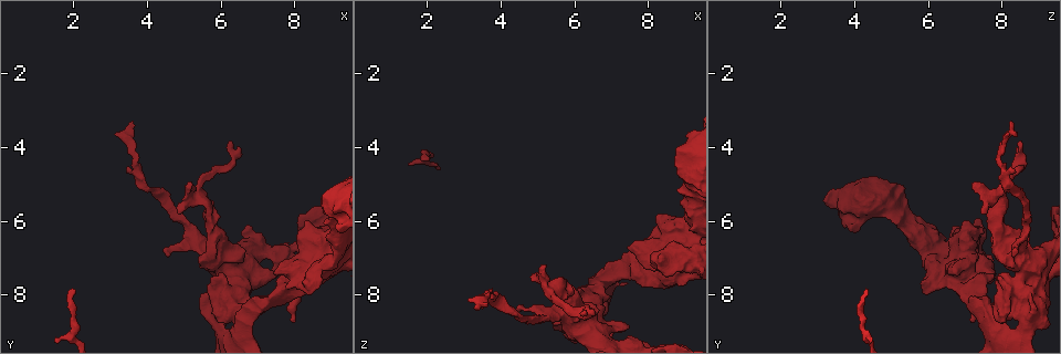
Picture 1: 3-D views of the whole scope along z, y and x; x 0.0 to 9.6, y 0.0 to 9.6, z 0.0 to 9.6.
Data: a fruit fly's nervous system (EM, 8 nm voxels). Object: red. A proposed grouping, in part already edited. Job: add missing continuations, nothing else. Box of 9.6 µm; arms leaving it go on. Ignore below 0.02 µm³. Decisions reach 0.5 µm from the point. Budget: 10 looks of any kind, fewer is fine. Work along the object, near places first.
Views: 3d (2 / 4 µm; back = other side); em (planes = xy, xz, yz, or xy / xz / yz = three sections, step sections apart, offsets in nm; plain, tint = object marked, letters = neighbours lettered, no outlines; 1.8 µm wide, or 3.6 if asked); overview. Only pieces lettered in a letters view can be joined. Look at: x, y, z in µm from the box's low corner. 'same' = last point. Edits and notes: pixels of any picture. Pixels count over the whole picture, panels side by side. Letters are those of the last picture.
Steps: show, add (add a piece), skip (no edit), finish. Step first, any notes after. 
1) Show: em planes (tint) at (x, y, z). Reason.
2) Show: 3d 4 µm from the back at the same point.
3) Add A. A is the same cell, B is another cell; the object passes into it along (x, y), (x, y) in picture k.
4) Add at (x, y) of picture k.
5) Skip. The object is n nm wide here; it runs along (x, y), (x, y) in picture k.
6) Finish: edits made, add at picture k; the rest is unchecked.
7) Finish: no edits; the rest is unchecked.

Show: em xz step 16 (letters) at (6.70, 8.45, 7.70). Three arms meet.

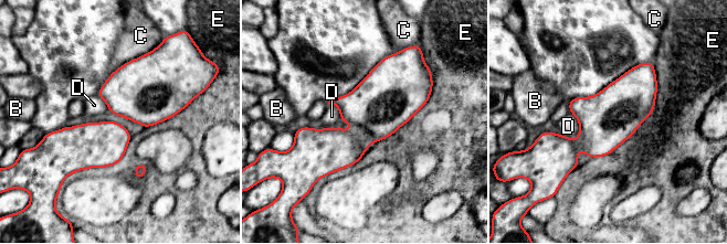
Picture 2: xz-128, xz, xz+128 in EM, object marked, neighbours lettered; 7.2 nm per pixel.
Skip. B, C, D and E are other cells; a border runs along (569, 113), (578, 122), (576, 139) in picture 2; none of them fits.

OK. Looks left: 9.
Show: 3d 4 µm at (5.50, 6.50, 8.55). Calibre changes.

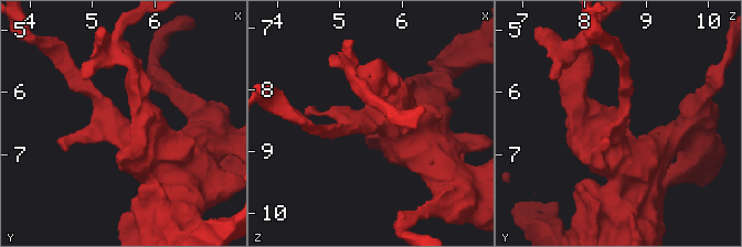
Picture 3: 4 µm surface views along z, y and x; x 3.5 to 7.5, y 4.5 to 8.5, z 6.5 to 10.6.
Show: em xy step 4 (letters) at (5.50, 6.55, 8.60).

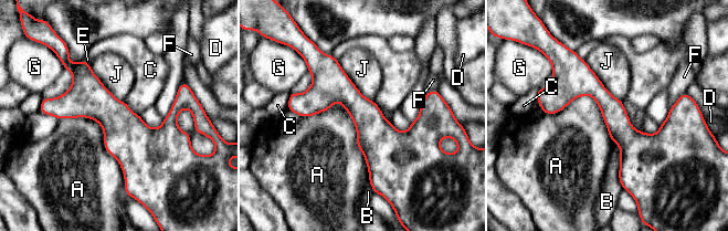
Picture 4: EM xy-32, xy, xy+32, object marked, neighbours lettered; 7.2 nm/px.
Skip. The object is 180 nm wide here; A, B, C, D, E, F, G and J are other cells; it runs along (49, 111), (179, 133) in picture 4; none of them fits.

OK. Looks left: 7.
Show: em yz step 4 (letters) at (6.20, 3.80, 8.50). Thin end.

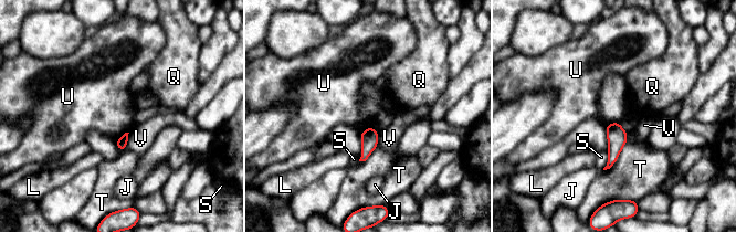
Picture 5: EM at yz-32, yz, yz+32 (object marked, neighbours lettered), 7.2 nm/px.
Skip. J, L, Q, S, T, U and V are other cells; no lettered piece goes on from it.

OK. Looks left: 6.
Show: em planes (tint) at (3.60, 3.25, 8.25). Tapers out.

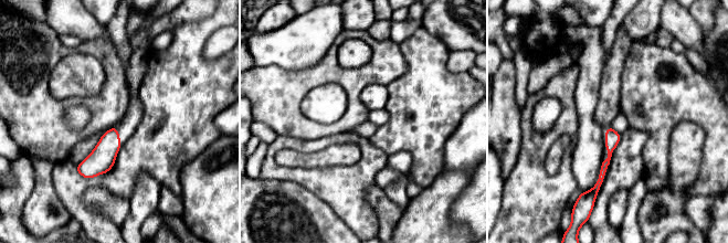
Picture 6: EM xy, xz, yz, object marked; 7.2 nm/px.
Show: em planes (letters) at the same point.

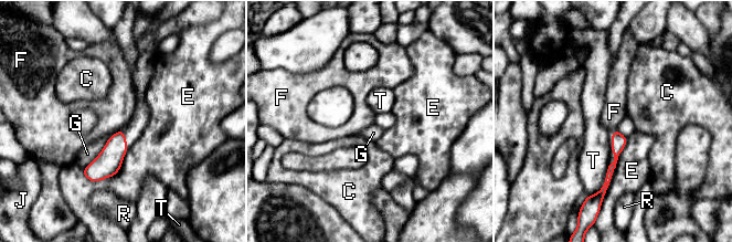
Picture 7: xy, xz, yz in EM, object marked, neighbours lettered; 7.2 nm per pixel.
Skip. The object is 110 nm wide here; the longest contact is with E, 400 nm; C, E, F, G, J, R and T are other cells; no lettered piece goes on from it.

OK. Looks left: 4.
Finish: no edits; the rest is unchecked.

